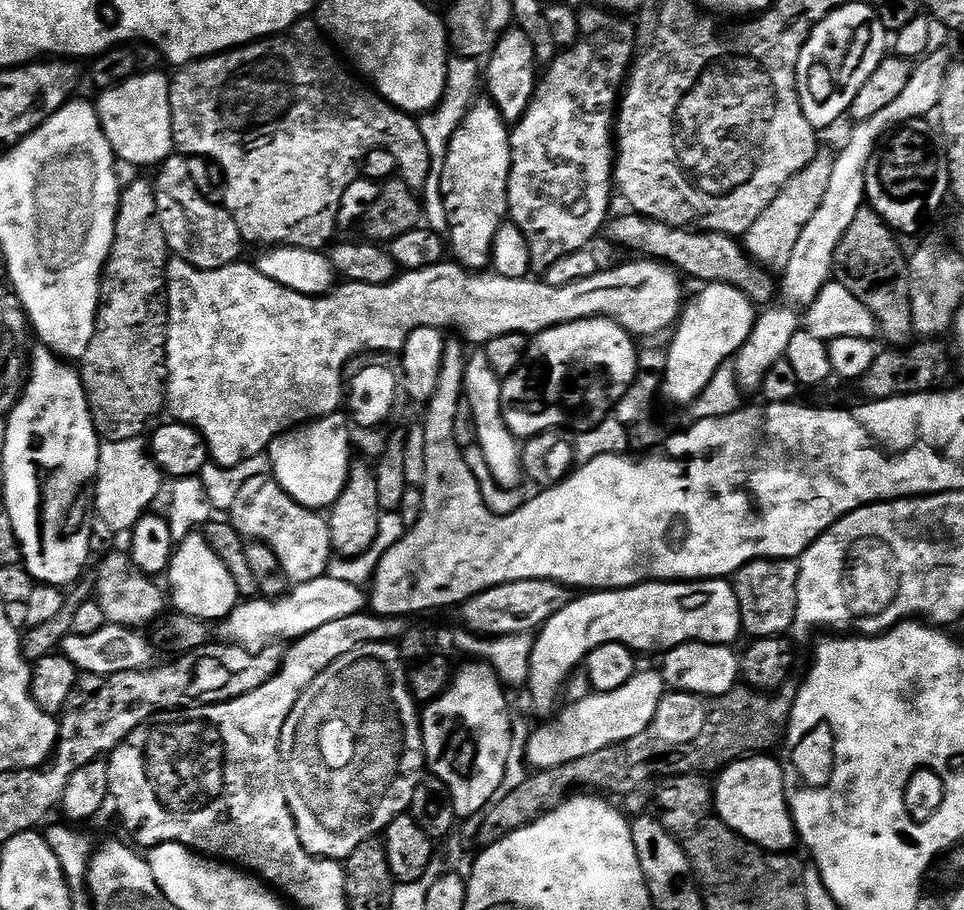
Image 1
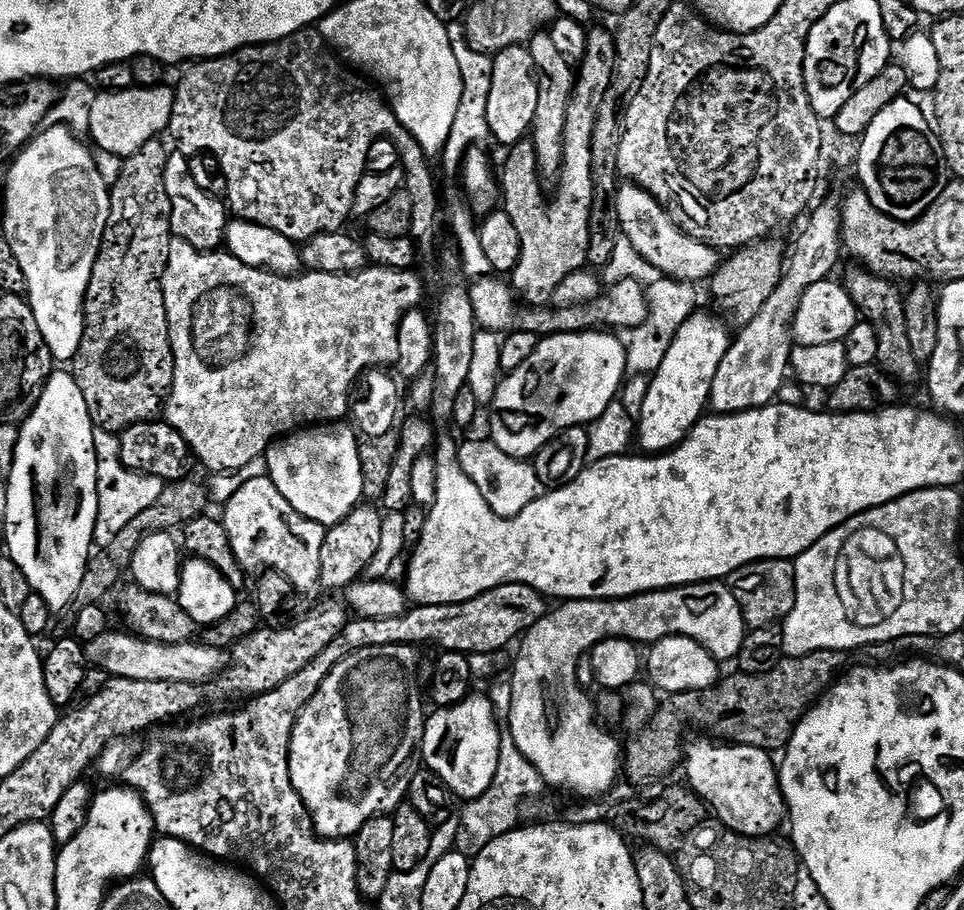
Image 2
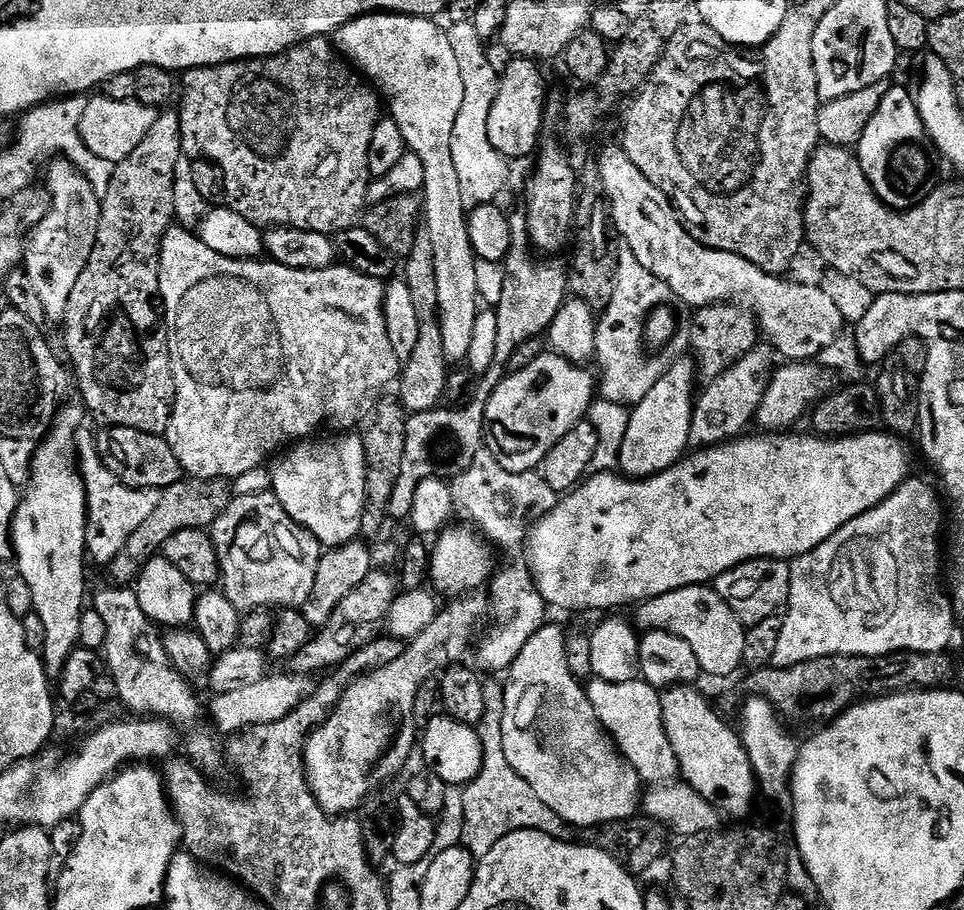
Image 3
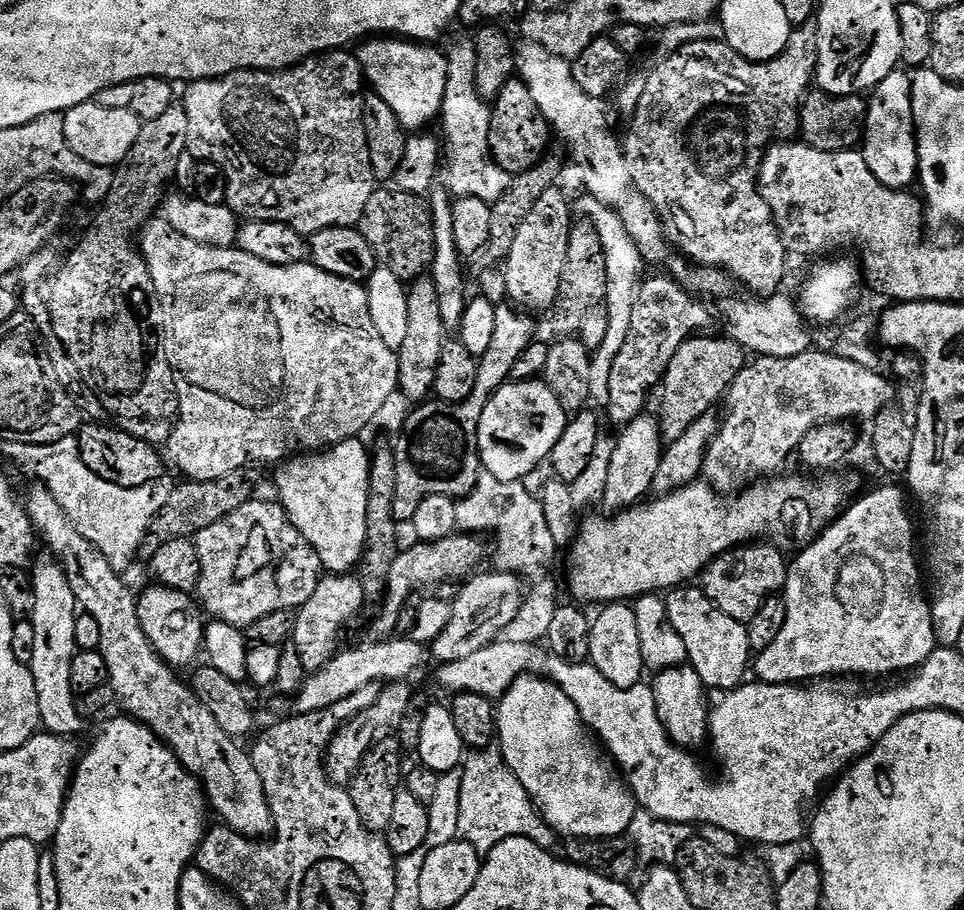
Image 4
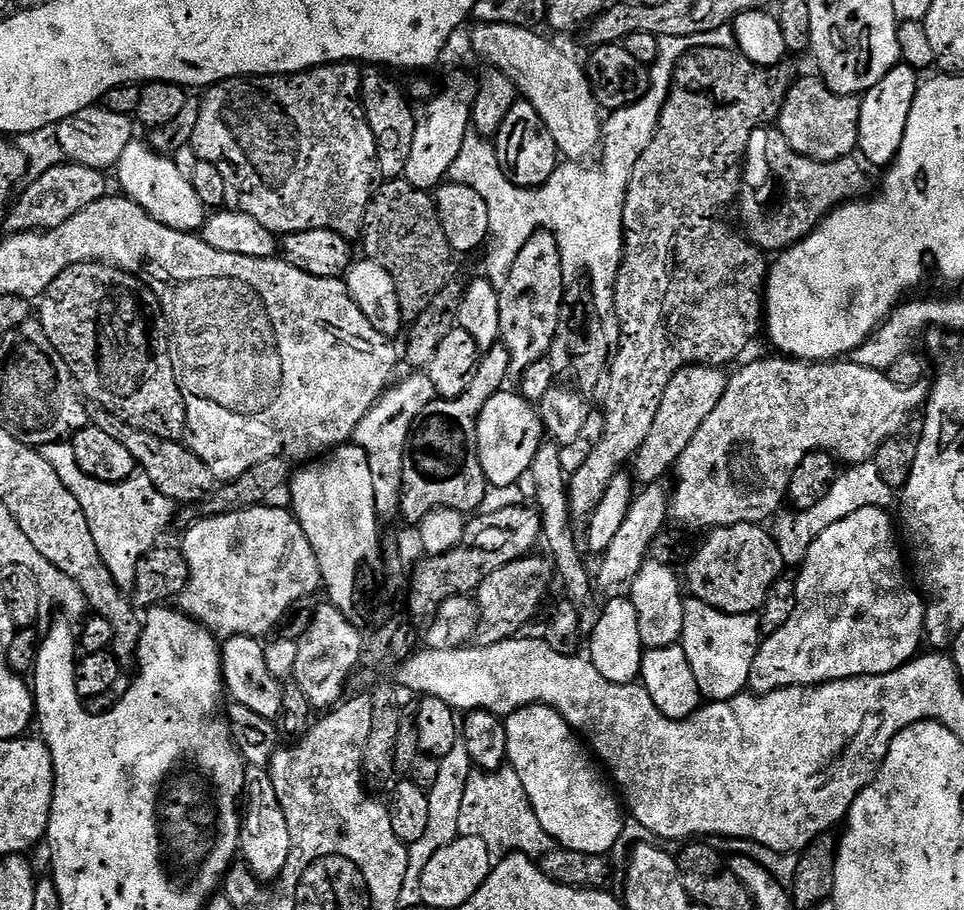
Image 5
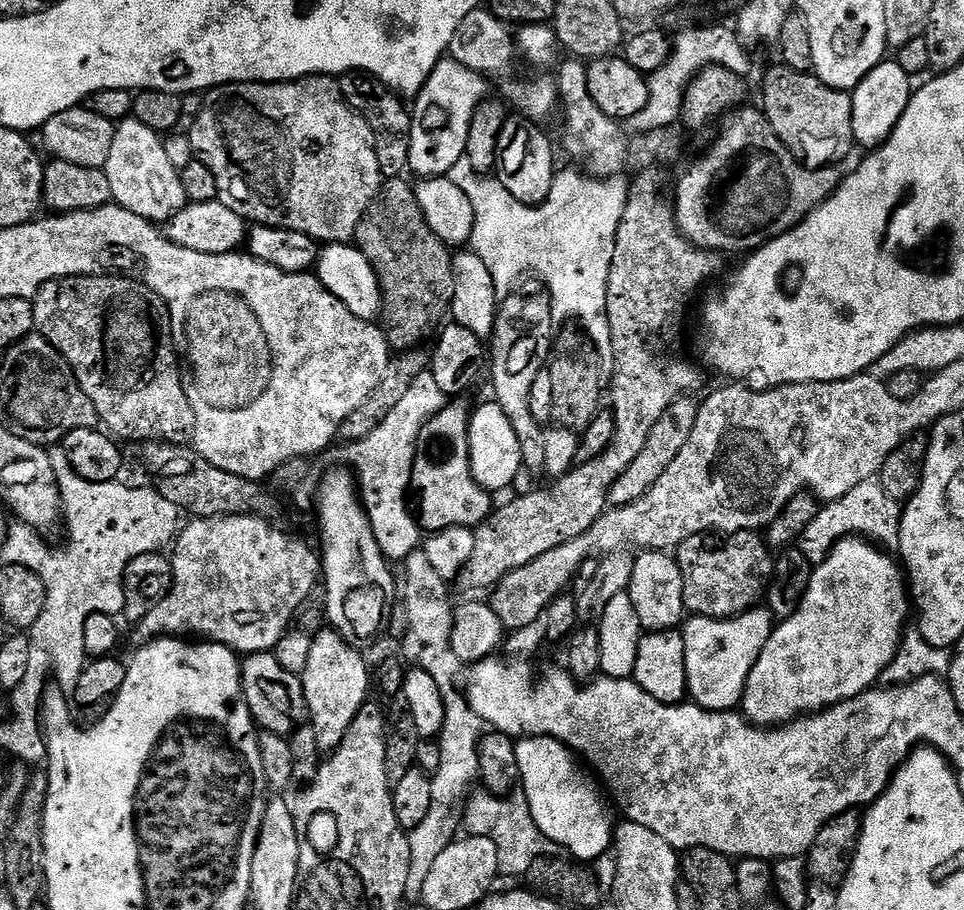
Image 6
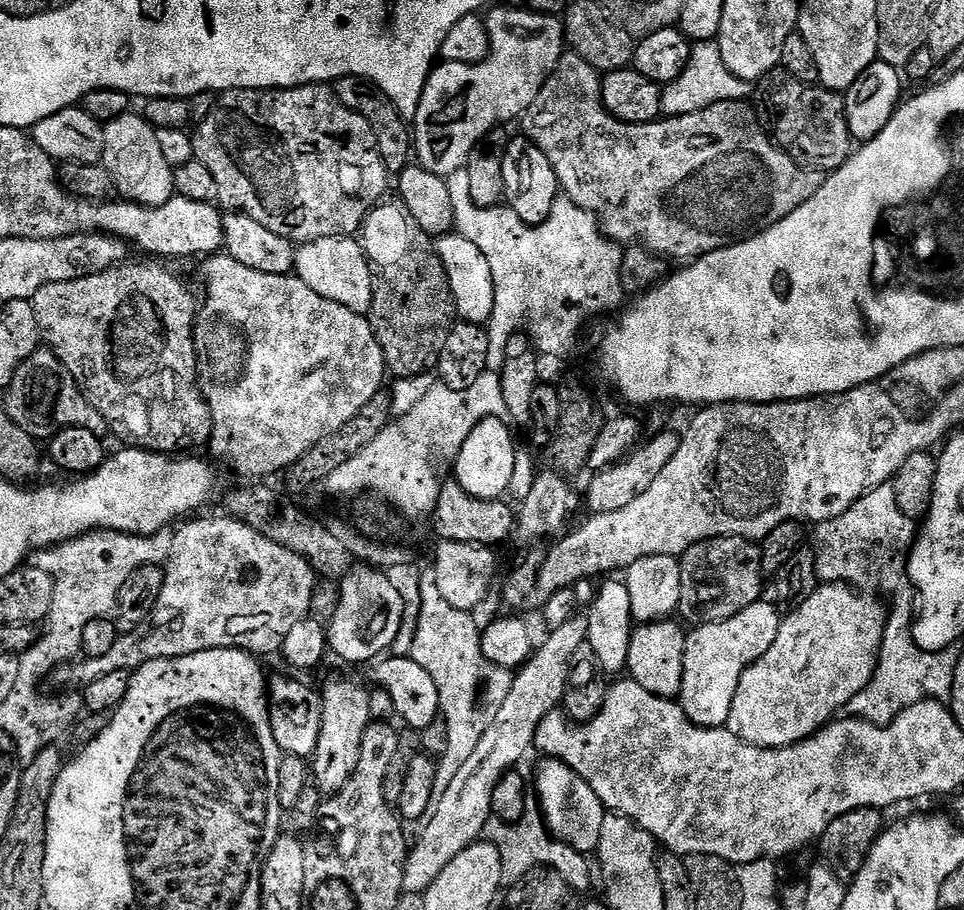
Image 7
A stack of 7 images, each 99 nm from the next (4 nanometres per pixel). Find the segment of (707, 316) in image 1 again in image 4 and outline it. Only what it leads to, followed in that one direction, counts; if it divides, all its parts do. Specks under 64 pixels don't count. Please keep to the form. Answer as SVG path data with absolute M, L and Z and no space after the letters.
M642 414L638 419L632 420L631 423L625 425L619 433L616 441L616 449L611 455L609 482L606 485L606 490L602 497L602 504L609 508L609 513L615 514L623 512L625 508L630 508L639 505L645 499L644 495L649 495L652 492L652 483L658 474L658 468L664 458L666 449L665 441L660 434L660 420L655 415Z

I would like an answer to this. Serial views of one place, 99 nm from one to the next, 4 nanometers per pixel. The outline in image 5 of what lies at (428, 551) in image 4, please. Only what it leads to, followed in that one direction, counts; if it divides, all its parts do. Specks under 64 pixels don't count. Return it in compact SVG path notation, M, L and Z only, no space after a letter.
M524 507L503 508L497 512L477 515L472 518L477 520L469 519L465 523L462 542L458 542L454 550L441 556L426 555L411 569L407 581L407 611L431 618L436 615L438 606L446 602L446 598L472 596L480 589L482 582L494 574L494 570L502 570L502 566L529 555L535 549L532 547L539 545L542 540L540 513L535 507Z

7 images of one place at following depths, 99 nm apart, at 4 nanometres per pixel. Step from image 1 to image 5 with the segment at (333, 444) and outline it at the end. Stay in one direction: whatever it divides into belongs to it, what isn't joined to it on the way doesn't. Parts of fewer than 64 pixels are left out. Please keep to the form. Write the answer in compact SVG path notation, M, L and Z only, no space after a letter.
M349 442L341 444L339 448L331 449L326 458L305 463L301 468L304 469L301 472L299 469L290 481L293 494L291 511L294 513L296 521L302 526L302 530L318 558L323 587L325 589L328 587L327 599L344 612L355 613L355 608L368 595L370 597L373 595L378 584L378 569L381 567L382 533L380 534L380 524L376 521L378 505L367 454L359 445Z

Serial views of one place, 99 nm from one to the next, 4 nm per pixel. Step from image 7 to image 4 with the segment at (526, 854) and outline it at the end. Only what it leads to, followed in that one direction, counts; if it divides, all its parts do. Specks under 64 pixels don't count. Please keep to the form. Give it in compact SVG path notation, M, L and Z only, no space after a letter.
M489 746L483 750L476 750L465 759L462 774L461 792L461 814L459 815L458 830L459 839L464 840L470 846L474 846L477 852L487 854L494 850L506 838L521 836L530 838L538 846L549 850L555 849L558 833L555 828L551 828L548 821L544 819L536 803L532 801L532 795L518 782L516 775L510 770L510 766L504 761L504 755L500 753L499 747Z

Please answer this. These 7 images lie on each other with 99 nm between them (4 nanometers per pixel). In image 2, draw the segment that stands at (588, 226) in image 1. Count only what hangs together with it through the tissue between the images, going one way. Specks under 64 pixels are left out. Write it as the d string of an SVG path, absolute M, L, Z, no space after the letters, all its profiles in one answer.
M593 27L588 33L588 50L586 58L578 65L576 85L570 98L570 106L566 114L566 130L564 131L564 157L560 179L555 185L556 197L547 204L544 201L544 188L540 171L536 169L536 151L531 139L525 138L518 144L511 145L508 161L504 164L504 173L498 176L502 193L502 210L510 214L510 222L518 229L522 238L522 258L518 266L510 274L510 287L517 297L528 308L543 308L551 305L556 298L558 286L566 282L570 274L581 271L588 264L590 250L590 226L592 225L592 207L594 206L594 174L592 173L592 139L594 138L594 122L598 118L598 110L602 106L602 98L606 98L606 90L610 90L616 66L616 38L611 31Z

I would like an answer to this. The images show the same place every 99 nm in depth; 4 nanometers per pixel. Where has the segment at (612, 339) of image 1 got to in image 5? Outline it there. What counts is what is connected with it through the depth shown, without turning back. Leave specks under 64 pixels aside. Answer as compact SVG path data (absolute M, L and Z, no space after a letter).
M502 390L486 402L482 414L478 418L478 454L482 462L482 470L487 478L489 485L493 488L510 488L519 485L520 479L529 475L534 454L538 454L540 445L545 443L546 433L544 423L540 420L540 413L533 405L529 404L523 396L515 391Z

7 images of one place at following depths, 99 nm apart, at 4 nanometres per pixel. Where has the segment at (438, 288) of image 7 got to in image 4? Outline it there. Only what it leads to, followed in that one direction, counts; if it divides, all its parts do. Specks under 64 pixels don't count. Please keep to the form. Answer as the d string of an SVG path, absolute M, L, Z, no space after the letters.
M392 186L377 187L366 202L366 210L358 225L360 232L370 242L379 267L389 268L398 278L413 282L431 269L436 253L434 246L434 218L432 205L423 196L402 192Z

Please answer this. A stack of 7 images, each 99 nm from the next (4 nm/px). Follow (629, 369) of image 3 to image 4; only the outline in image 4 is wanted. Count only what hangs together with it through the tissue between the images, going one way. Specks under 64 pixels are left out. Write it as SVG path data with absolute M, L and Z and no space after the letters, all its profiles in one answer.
M584 194L579 202L576 202L577 213L583 215L591 223L599 234L603 244L604 253L607 254L607 308L608 308L608 332L604 346L593 353L590 368L590 396L589 399L595 404L606 406L610 400L610 375L614 366L614 359L621 353L626 338L629 337L630 322L633 311L640 297L640 287L644 281L644 267L646 261L638 250L636 243L630 238L629 232L622 222L621 216L610 207L606 207L600 200L591 194Z

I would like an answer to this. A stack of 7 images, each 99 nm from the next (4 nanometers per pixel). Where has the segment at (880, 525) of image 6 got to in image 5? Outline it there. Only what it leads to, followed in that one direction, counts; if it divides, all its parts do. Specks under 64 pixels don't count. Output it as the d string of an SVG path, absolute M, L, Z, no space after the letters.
M875 462L867 464L853 464L845 467L836 477L836 481L830 486L830 494L810 506L810 510L781 510L776 513L770 524L770 531L778 550L782 554L785 565L799 566L804 563L810 546L818 538L818 534L830 530L834 522L842 522L842 518L850 518L850 514L858 514L863 508L891 509L894 504L894 490L882 482L882 474L878 474L878 466Z

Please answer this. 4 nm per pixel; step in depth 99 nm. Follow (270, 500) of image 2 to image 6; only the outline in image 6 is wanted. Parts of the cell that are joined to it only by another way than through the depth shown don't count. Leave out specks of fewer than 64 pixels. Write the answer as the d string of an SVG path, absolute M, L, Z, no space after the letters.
M216 516L206 517L204 519L193 519L193 524L185 523L182 531L177 535L174 541L174 549L176 553L171 553L172 561L172 589L167 598L162 602L158 602L158 606L154 606L154 610L150 610L150 614L146 614L146 618L142 618L139 624L135 625L137 641L147 642L150 640L159 640L162 636L171 636L173 638L203 638L205 641L214 644L225 644L227 648L231 648L237 654L251 654L253 652L272 652L276 644L284 633L289 631L290 625L293 623L293 616L298 606L302 605L303 599L316 585L322 576L322 560L316 552L304 540L299 540L296 536L291 536L288 532L276 528L275 523L264 520L260 516Z

